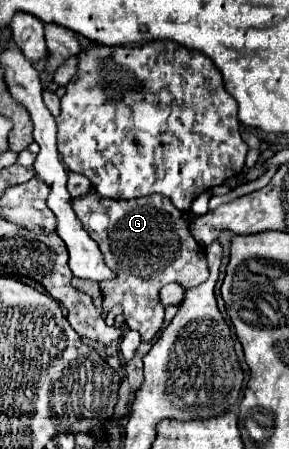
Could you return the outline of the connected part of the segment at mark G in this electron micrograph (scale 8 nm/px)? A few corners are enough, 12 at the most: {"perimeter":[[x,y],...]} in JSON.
{"perimeter":[[163,195],[71,201],[115,271],[103,309],[149,343],[159,291],[197,287],[205,249]]}

